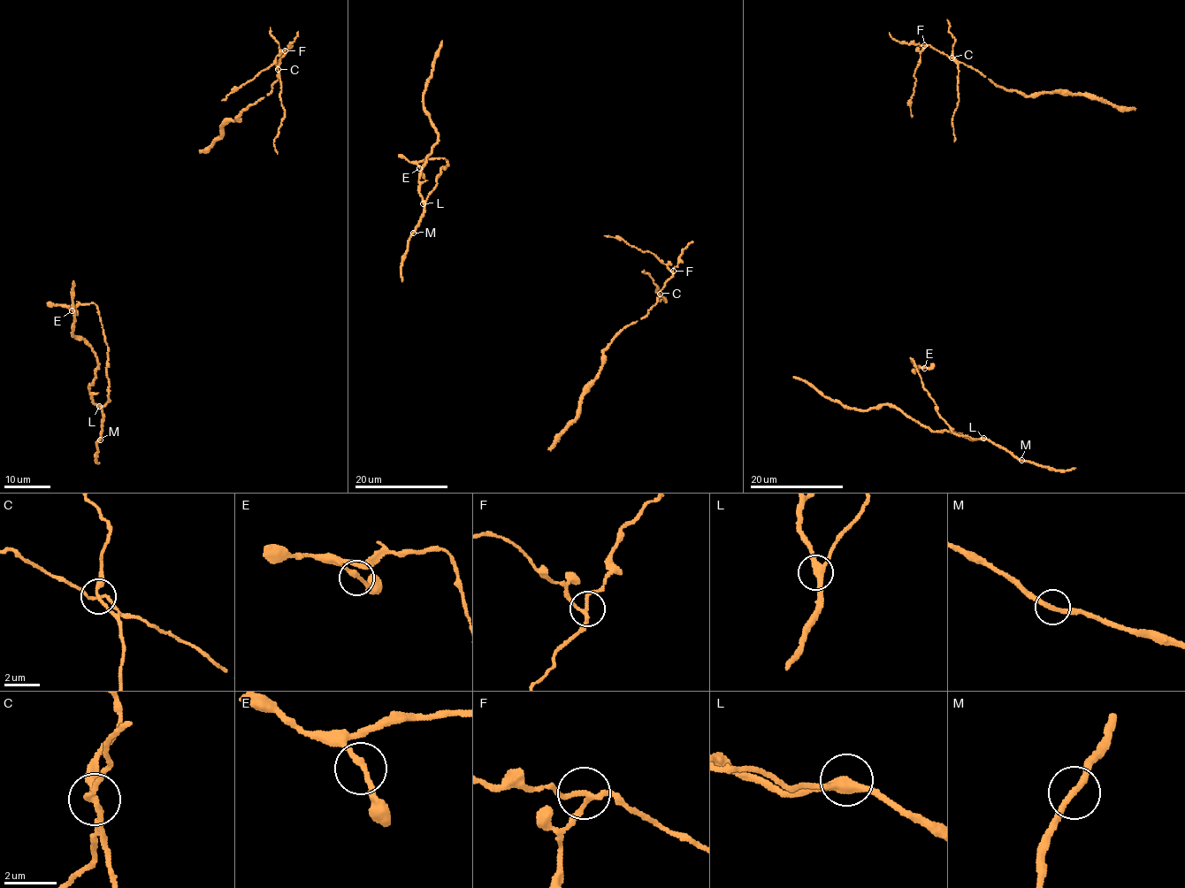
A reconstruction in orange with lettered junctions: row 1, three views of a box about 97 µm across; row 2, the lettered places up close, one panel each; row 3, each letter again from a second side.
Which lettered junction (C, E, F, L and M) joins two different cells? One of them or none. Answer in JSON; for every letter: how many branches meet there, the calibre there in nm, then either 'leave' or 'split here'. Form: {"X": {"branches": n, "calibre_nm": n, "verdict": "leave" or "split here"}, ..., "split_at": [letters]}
{"C": {"branches": 3, "calibre_nm": 200, "verdict": "split here"}, "E": {"branches": 2, "calibre_nm": 200, "verdict": "leave"}, "F": {"branches": 3, "calibre_nm": 170, "verdict": "leave"}, "L": {"branches": 3, "calibre_nm": 340, "verdict": "leave"}, "M": {"branches": 2, "calibre_nm": 240, "verdict": "leave"}, "split_at": ["C"]}

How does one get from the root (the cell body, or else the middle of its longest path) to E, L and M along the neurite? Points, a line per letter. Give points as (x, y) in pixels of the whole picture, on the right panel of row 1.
E: (911, 357), (916, 367), (924, 368)
L: (911, 357), (922, 387), (950, 429), (960, 436), (983, 438)
M: (911, 357), (922, 387), (934, 401), (938, 416), (953, 432), (989, 439), (1021, 460)

